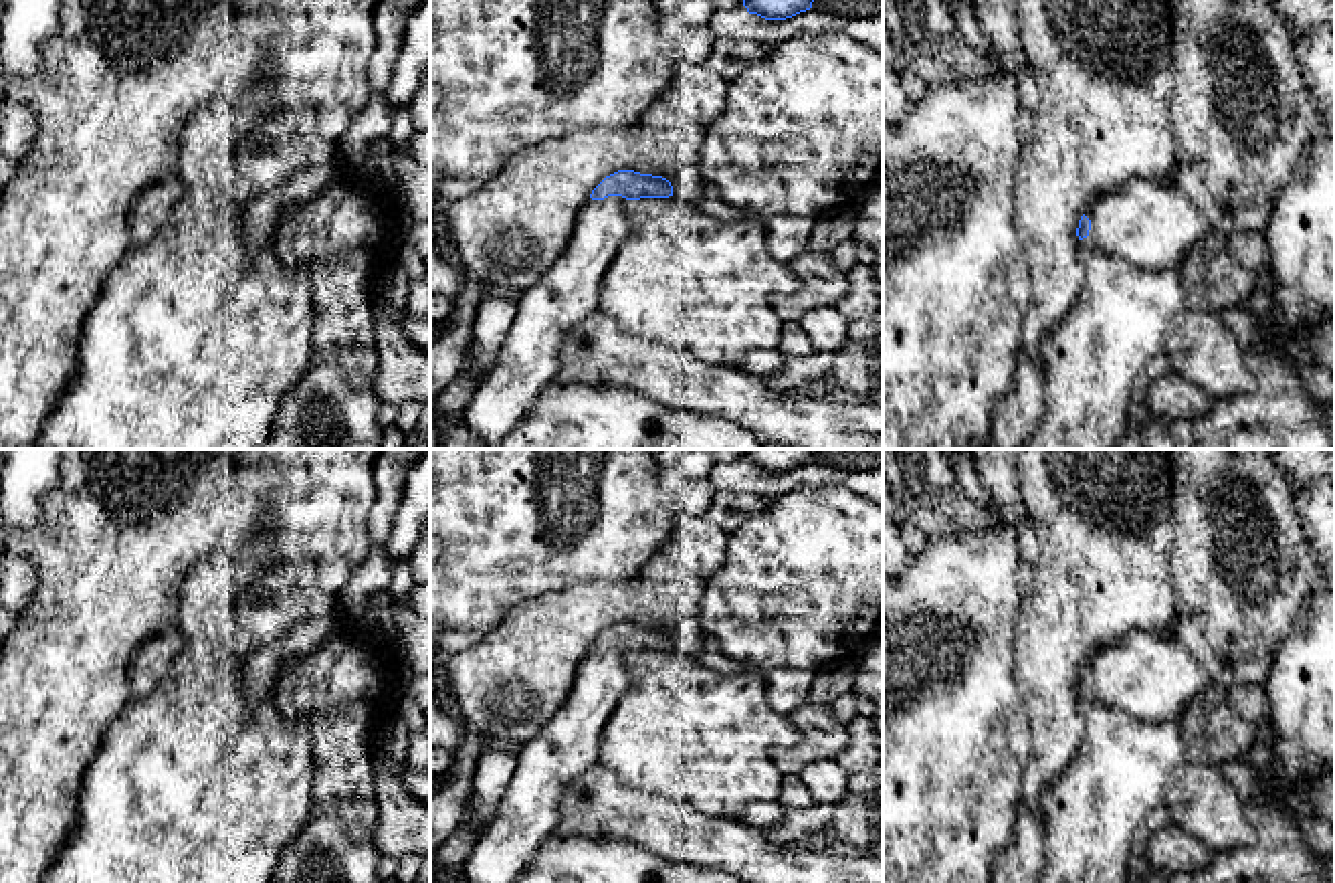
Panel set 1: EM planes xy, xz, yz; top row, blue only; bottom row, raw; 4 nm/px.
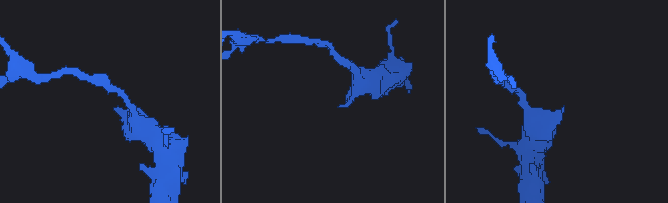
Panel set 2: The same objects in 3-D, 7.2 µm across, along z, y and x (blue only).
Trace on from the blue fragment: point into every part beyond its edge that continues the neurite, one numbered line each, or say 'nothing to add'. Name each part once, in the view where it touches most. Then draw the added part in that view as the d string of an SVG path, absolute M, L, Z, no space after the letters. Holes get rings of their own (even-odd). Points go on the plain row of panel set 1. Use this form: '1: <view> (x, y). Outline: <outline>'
1: xz (568, 746). Outline: M588 651L568 701L521 746L511 782L463 865L469 883L513 883L555 832L566 788L600 762L604 727L630 681L624 653Z

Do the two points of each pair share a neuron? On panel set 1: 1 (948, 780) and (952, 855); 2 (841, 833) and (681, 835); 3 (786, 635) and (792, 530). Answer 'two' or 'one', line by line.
1: one
2: two
3: one

